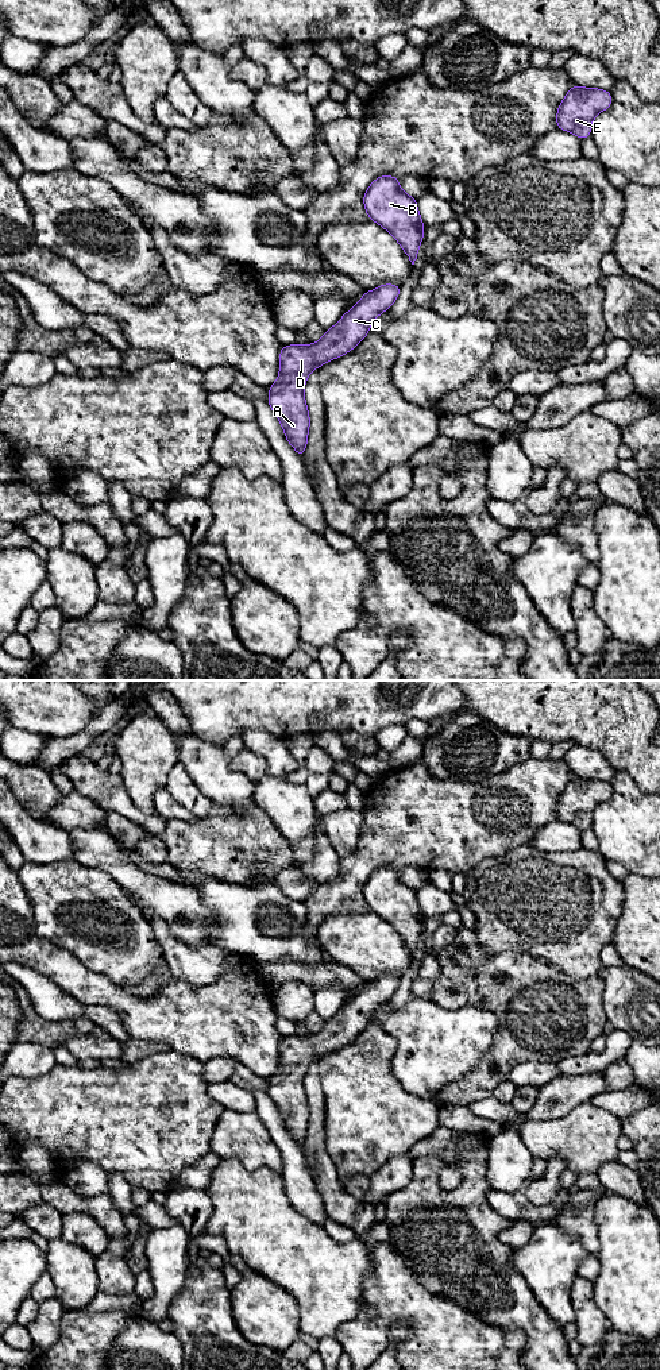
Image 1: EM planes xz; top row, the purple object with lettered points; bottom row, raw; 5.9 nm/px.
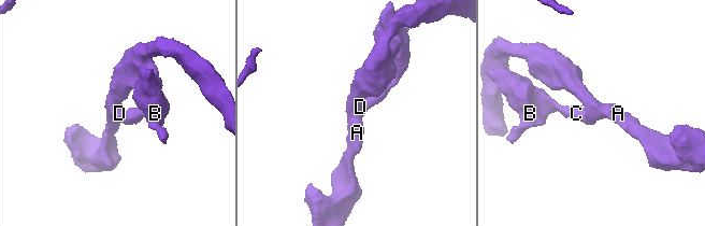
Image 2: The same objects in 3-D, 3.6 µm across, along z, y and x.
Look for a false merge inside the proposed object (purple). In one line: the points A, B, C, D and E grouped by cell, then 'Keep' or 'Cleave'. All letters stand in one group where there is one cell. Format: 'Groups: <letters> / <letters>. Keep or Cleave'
Groups: A B C D E. Keep

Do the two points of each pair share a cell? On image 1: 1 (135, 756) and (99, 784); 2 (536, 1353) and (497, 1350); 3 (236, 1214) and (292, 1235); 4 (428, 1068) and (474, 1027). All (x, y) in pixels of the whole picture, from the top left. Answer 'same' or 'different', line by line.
1: different
2: different
3: same
4: same

